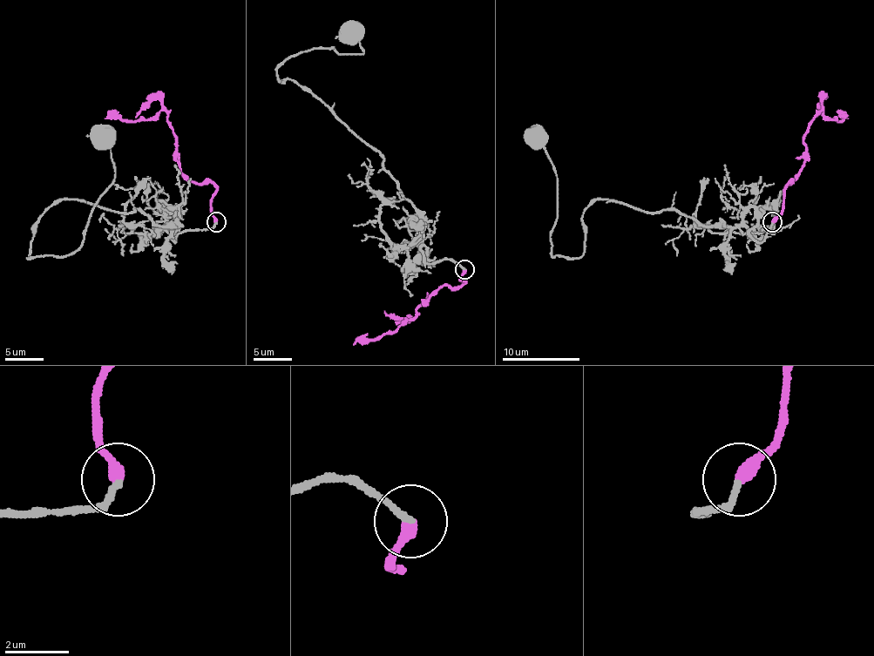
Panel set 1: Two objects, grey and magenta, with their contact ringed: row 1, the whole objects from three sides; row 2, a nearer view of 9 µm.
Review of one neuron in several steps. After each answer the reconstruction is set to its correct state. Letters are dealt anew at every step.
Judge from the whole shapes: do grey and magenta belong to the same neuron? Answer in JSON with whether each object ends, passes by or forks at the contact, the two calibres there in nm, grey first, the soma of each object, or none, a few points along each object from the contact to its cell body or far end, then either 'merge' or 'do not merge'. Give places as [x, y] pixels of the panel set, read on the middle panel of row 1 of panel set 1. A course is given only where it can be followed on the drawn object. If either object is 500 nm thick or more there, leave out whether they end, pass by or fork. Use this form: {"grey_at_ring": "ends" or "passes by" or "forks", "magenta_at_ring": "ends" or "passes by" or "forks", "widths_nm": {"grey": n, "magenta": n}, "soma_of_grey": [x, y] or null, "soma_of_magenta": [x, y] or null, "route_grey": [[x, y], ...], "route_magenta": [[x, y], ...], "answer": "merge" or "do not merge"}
{"grey_at_ring": "ends", "magenta_at_ring": "ends", "widths_nm": {"grey": 200, "magenta": 400}, "soma_of_grey": [352, 31], "soma_of_magenta": null, "route_grey": [[465, 269], [429, 264], [423, 215], [383, 158], [280, 80], [299, 53], [362, 53], [353, 33]], "route_magenta": [[465, 269], [459, 280], [465, 281], [459, 287], [442, 285], [413, 318], [394, 332], [353, 345]], "answer": "merge"}

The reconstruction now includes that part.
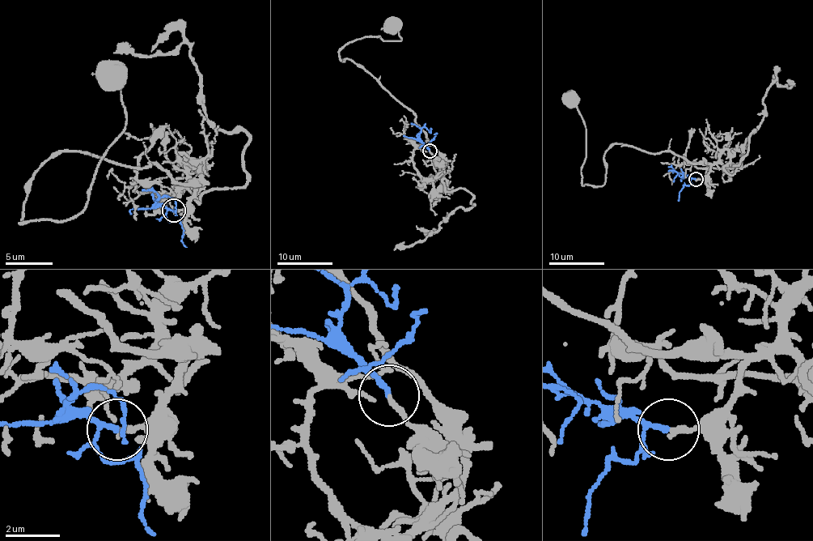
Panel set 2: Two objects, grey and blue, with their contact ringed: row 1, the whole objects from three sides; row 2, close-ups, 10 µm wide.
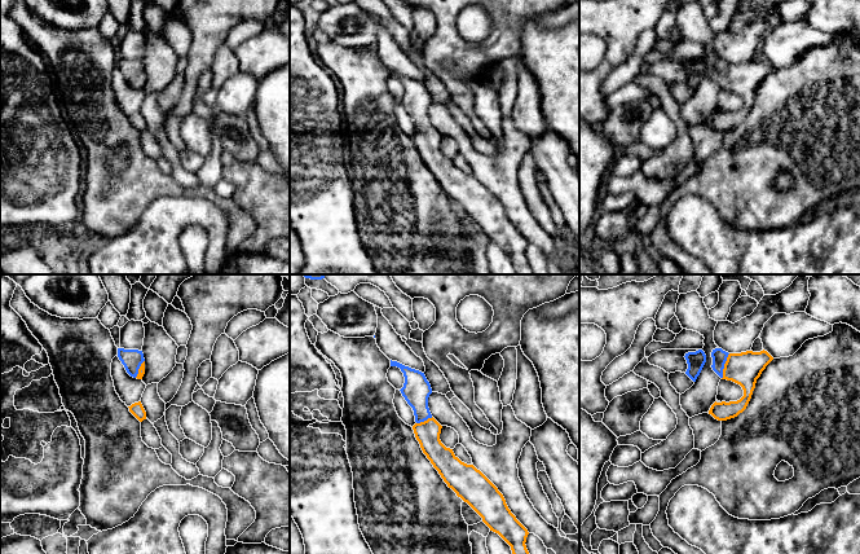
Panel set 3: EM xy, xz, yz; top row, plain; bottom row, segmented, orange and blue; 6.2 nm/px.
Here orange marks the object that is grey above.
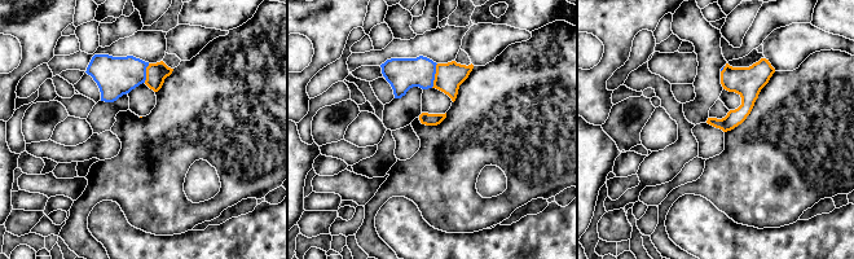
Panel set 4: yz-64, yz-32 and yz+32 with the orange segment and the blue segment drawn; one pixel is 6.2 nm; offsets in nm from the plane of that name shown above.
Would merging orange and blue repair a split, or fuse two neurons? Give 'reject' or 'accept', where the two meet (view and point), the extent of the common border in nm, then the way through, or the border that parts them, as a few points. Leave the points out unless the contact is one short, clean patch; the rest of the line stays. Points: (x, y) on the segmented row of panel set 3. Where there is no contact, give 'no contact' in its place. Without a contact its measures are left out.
accept; contact yz (724, 366); length 170 nm; way yz (745, 368), (724, 366), (719, 356)

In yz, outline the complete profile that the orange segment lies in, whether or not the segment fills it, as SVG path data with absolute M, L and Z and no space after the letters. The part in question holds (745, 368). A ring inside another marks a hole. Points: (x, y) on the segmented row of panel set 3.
M715 348L711 352L713 370L722 378L740 384L744 390L744 396L737 401L714 403L709 410L718 421L727 421L742 413L753 395L757 379L760 377L766 366L773 360L767 351L741 353L728 353L722 348Z

